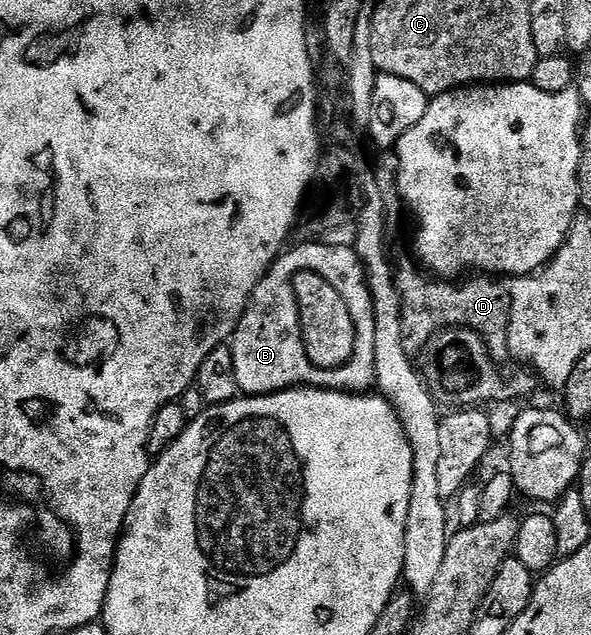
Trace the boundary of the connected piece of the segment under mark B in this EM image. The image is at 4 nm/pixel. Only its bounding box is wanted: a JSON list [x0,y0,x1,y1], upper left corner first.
[229,242,375,396]

